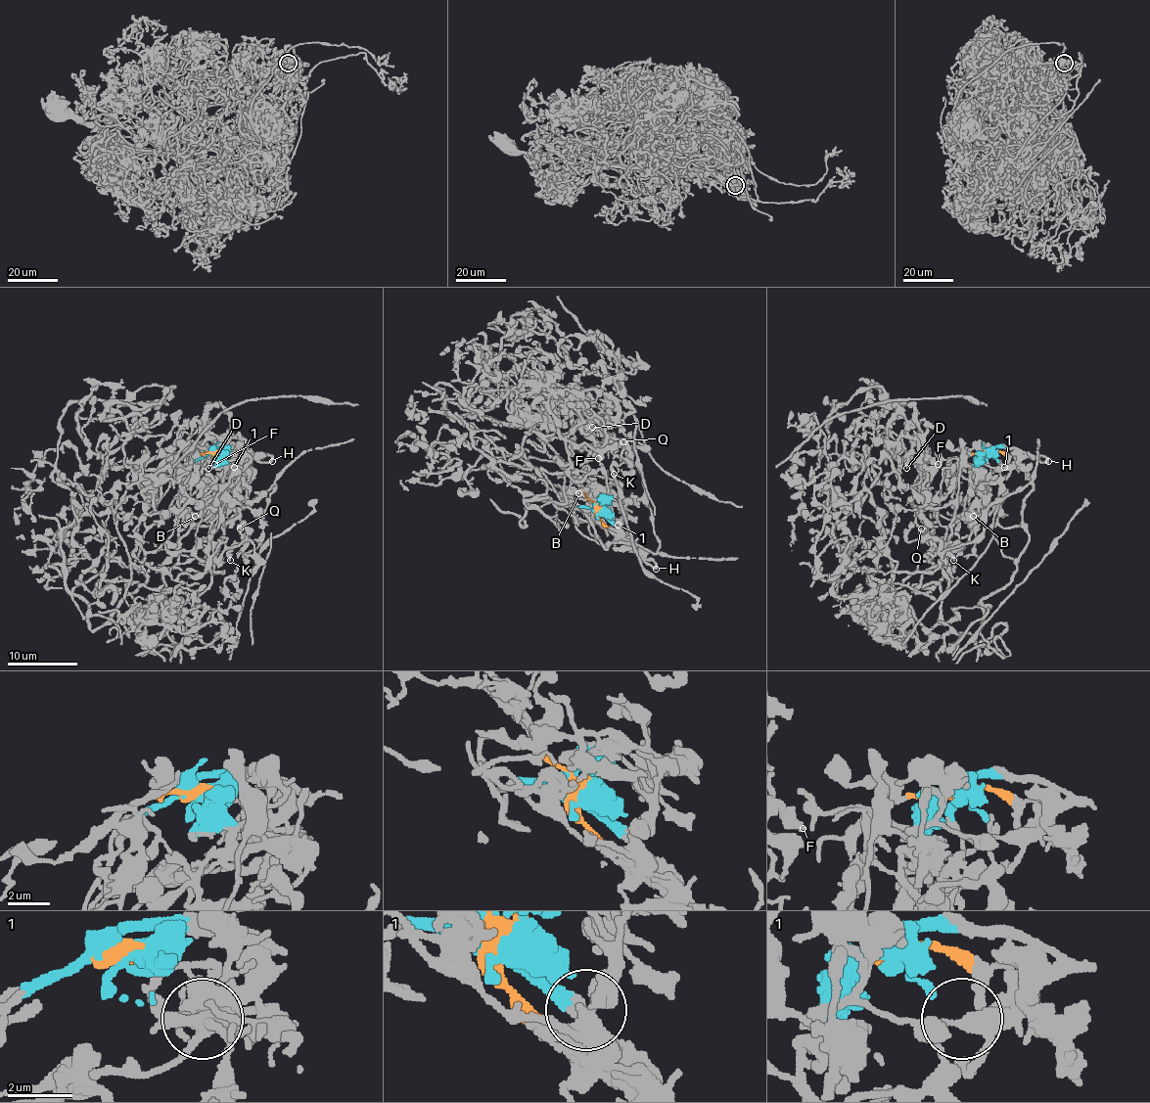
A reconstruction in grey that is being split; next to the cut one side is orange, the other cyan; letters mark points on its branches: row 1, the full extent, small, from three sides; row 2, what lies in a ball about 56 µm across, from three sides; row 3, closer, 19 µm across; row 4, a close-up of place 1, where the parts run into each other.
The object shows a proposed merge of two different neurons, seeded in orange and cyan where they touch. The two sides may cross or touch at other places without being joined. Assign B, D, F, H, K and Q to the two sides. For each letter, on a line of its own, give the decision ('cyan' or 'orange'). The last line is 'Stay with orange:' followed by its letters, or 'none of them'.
B: cyan
D: orange
F: orange
H: cyan
K: orange
Q: orange
Stay with orange: D, F, K, Q

